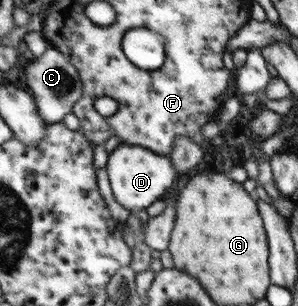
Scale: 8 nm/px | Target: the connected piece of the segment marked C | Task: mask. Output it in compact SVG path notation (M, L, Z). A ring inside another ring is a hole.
M48 43L46 51L40 57L34 57L26 66L28 88L32 90L39 116L46 124L58 123L74 112L75 104L83 96L82 78L79 70L72 62L60 53L53 45Z

